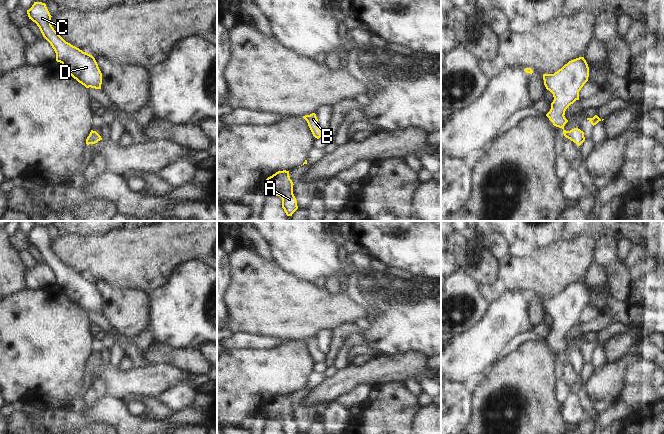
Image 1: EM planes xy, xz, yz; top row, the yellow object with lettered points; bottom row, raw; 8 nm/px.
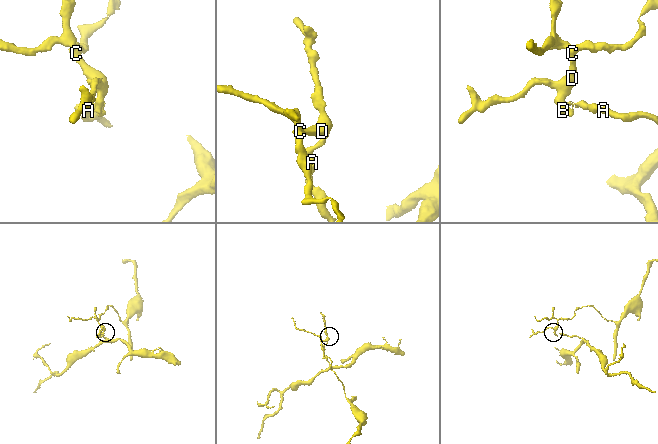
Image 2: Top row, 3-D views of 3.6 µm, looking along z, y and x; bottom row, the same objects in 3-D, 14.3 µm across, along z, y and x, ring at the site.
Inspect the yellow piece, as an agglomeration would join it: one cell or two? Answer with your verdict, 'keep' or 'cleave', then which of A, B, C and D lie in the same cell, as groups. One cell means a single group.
cleave; A / B C D

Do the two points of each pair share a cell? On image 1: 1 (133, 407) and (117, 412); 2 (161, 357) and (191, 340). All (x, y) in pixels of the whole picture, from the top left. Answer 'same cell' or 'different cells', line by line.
1: different cells
2: different cells

